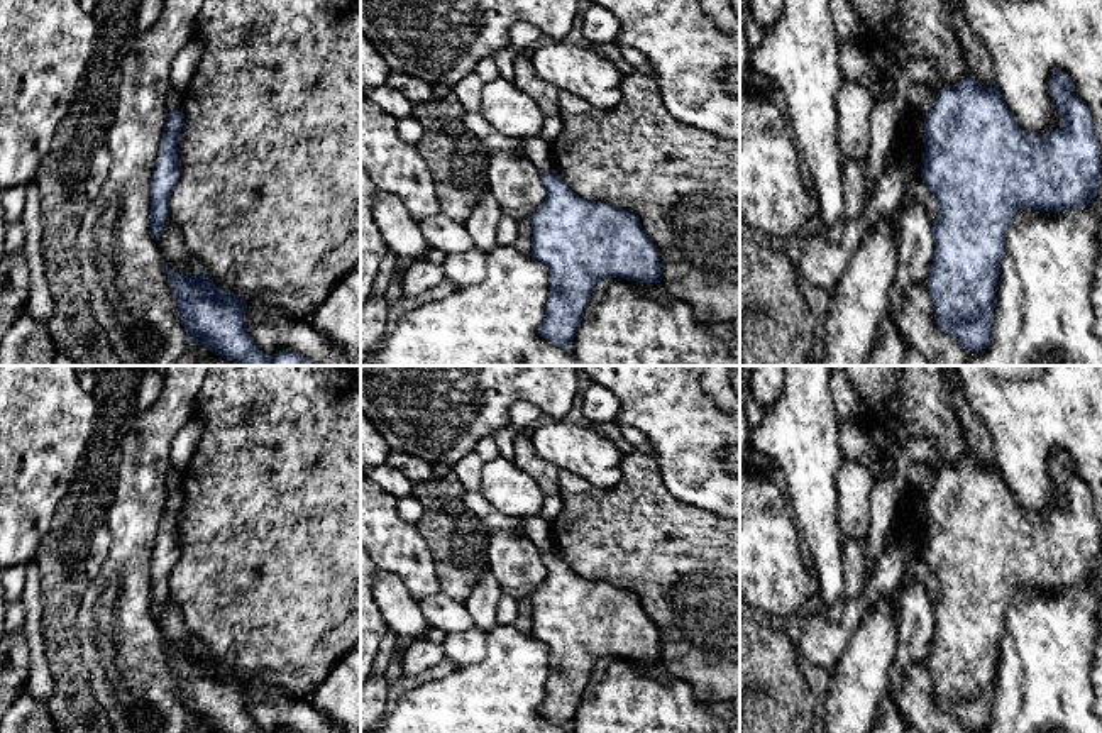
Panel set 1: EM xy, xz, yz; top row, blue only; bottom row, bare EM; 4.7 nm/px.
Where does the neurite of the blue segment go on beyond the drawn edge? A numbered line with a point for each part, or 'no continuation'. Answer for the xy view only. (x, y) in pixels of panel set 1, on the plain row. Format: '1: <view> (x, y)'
no continuation

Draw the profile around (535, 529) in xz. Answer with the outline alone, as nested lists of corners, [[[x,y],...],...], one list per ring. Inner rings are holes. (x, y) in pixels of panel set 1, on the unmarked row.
[[[538,515],[523,520],[521,533],[542,552],[554,552],[552,523],[545,521]]]

